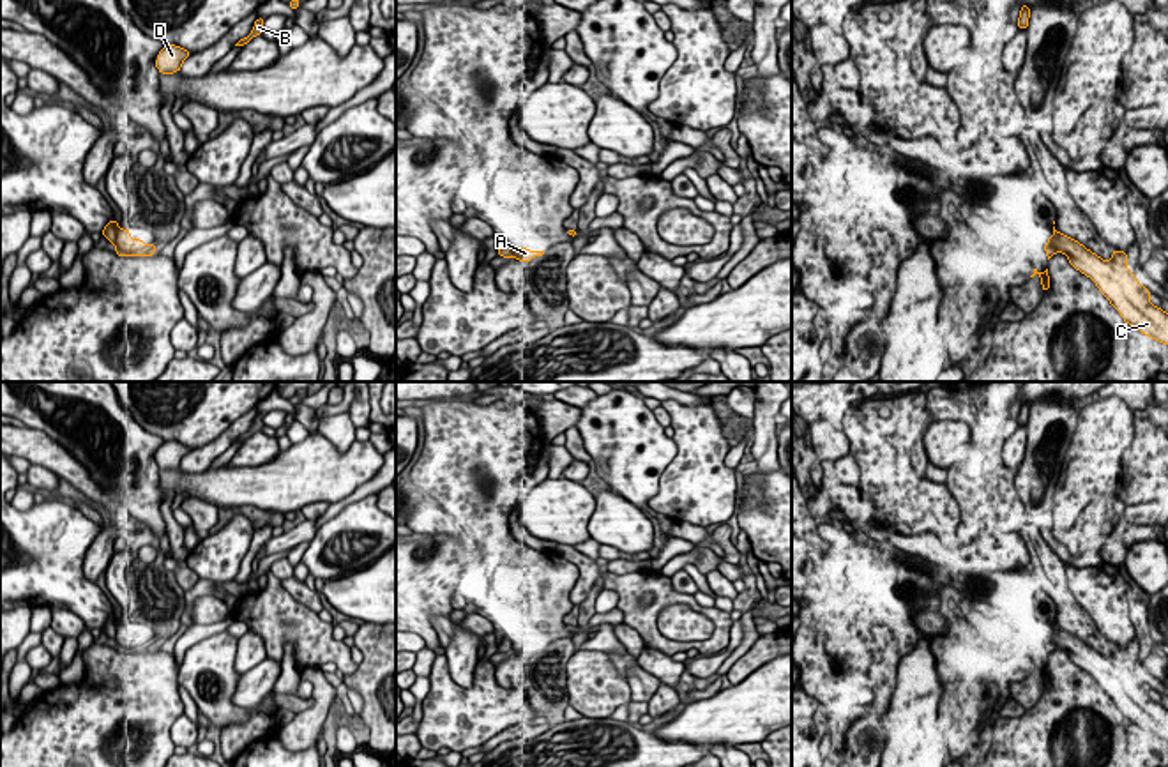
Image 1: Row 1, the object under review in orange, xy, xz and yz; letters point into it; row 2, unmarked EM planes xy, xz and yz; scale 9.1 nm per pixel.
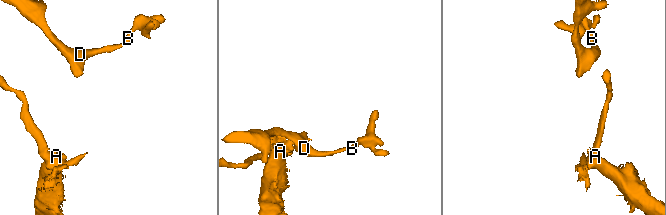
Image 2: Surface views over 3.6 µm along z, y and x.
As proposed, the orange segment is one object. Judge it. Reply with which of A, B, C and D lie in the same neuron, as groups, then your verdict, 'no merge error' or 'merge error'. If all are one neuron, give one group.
A C / B D | merge error

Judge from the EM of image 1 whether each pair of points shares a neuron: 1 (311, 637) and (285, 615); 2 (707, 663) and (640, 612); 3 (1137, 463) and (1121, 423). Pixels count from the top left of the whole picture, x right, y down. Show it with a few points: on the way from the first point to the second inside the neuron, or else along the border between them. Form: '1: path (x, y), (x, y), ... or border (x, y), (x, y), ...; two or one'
1: path (304, 630), (292, 621); one
2: border (720, 651), (702, 656); two
3: border (1135, 412), (1135, 437), (1122, 453), (1115, 474); two

